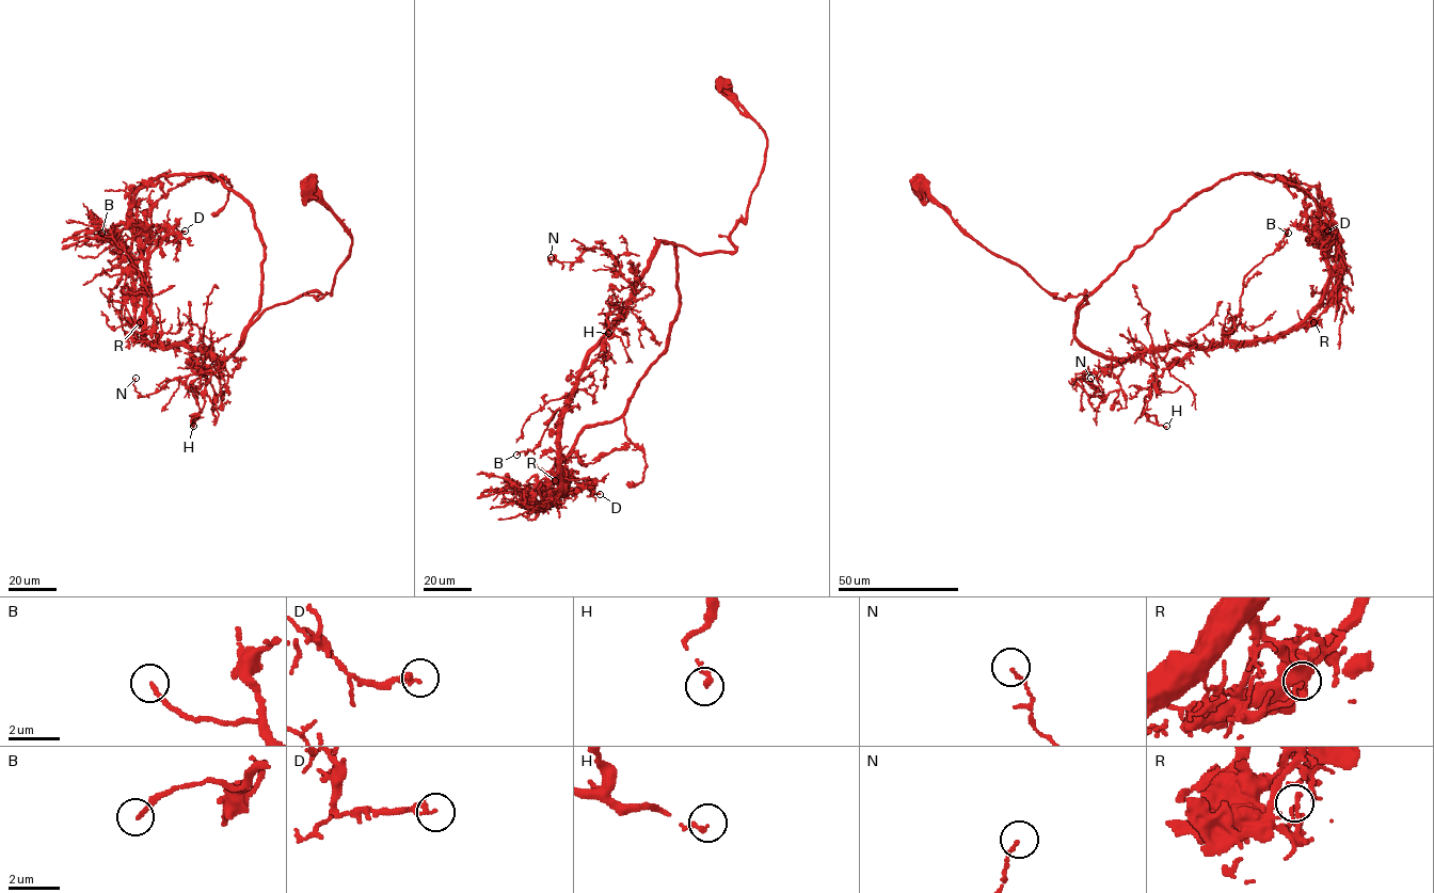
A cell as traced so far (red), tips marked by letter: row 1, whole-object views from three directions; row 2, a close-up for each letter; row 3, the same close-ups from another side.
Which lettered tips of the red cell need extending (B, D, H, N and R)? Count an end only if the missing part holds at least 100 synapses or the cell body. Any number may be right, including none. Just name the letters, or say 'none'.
none

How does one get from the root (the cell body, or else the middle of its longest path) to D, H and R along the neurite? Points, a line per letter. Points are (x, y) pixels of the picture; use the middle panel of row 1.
D: (721, 85), (764, 130), (764, 165), (735, 250), (660, 241), (580, 372), (562, 419), (559, 495), (600, 494)
H: (721, 85), (767, 139), (735, 250), (660, 241), (608, 333)
R: (721, 85), (767, 139), (747, 219), (730, 236), (735, 250), (696, 253), (660, 241), (580, 372), (555, 480)

